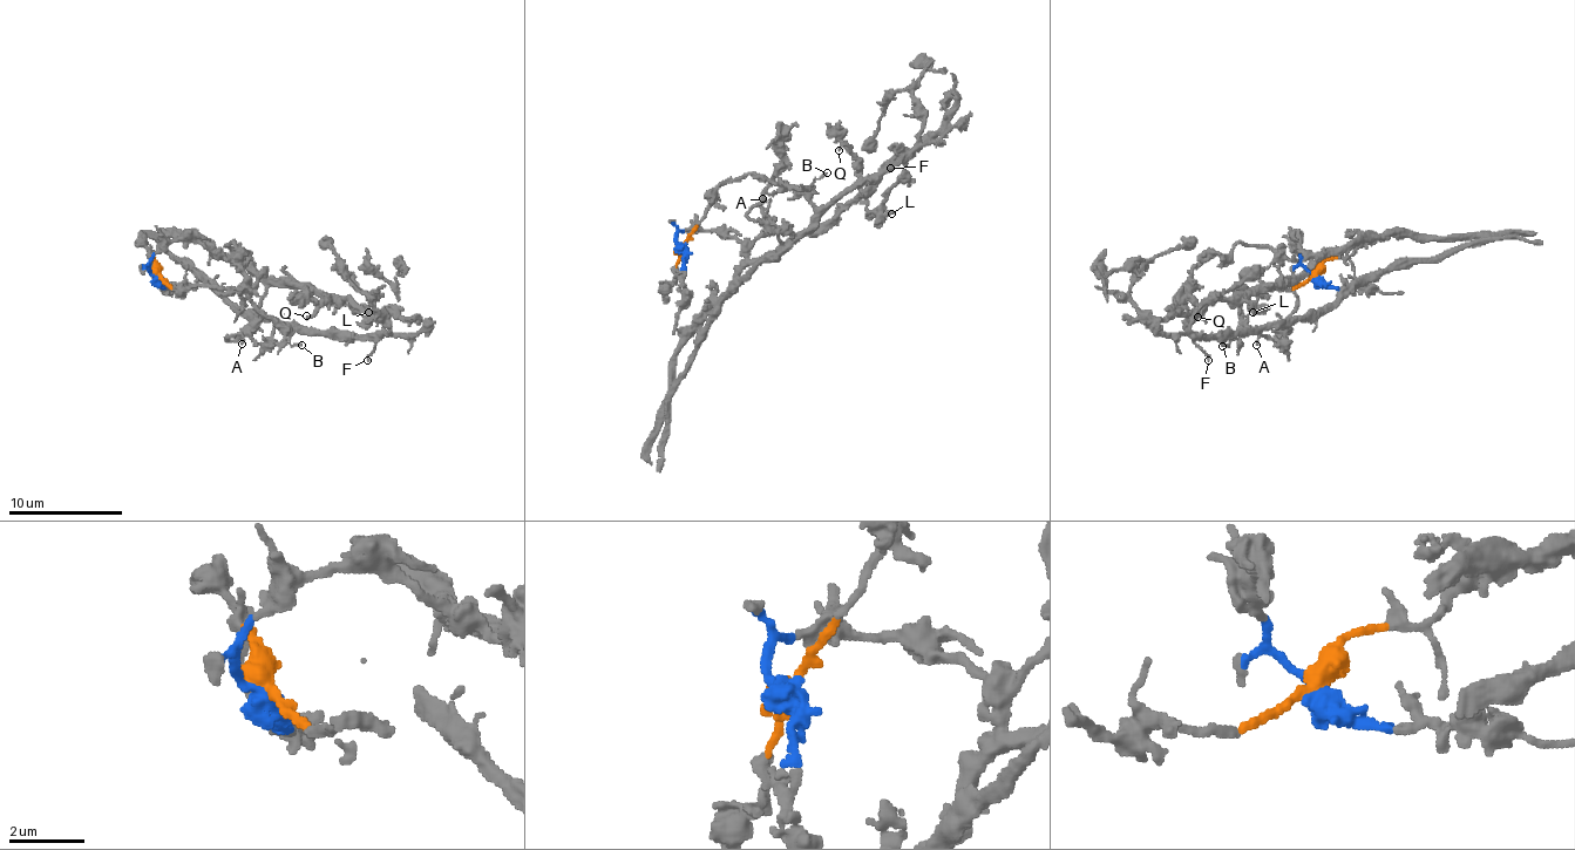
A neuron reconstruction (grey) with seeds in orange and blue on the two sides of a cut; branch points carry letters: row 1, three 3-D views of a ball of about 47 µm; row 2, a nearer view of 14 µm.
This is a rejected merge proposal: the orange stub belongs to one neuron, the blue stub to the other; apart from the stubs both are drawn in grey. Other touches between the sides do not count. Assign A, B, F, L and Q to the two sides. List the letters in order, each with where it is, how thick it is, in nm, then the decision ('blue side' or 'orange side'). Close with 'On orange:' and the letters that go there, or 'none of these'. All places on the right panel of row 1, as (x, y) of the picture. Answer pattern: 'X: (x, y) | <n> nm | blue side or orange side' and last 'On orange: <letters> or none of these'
A: (1256, 345) | 130 nm | blue side
B: (1222, 346) | 140 nm | orange side
F: (1208, 360) | 130 nm | orange side
L: (1253, 312) | 400 nm | blue side
Q: (1197, 317) | 160 nm | blue side
On orange: B, F

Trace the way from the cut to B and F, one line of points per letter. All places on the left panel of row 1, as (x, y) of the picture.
B: (157, 273), (171, 287), (239, 290), (283, 335), (300, 344)
F: (157, 273), (171, 287), (239, 290), (259, 310), (293, 331), (368, 335), (375, 344), (368, 361)

